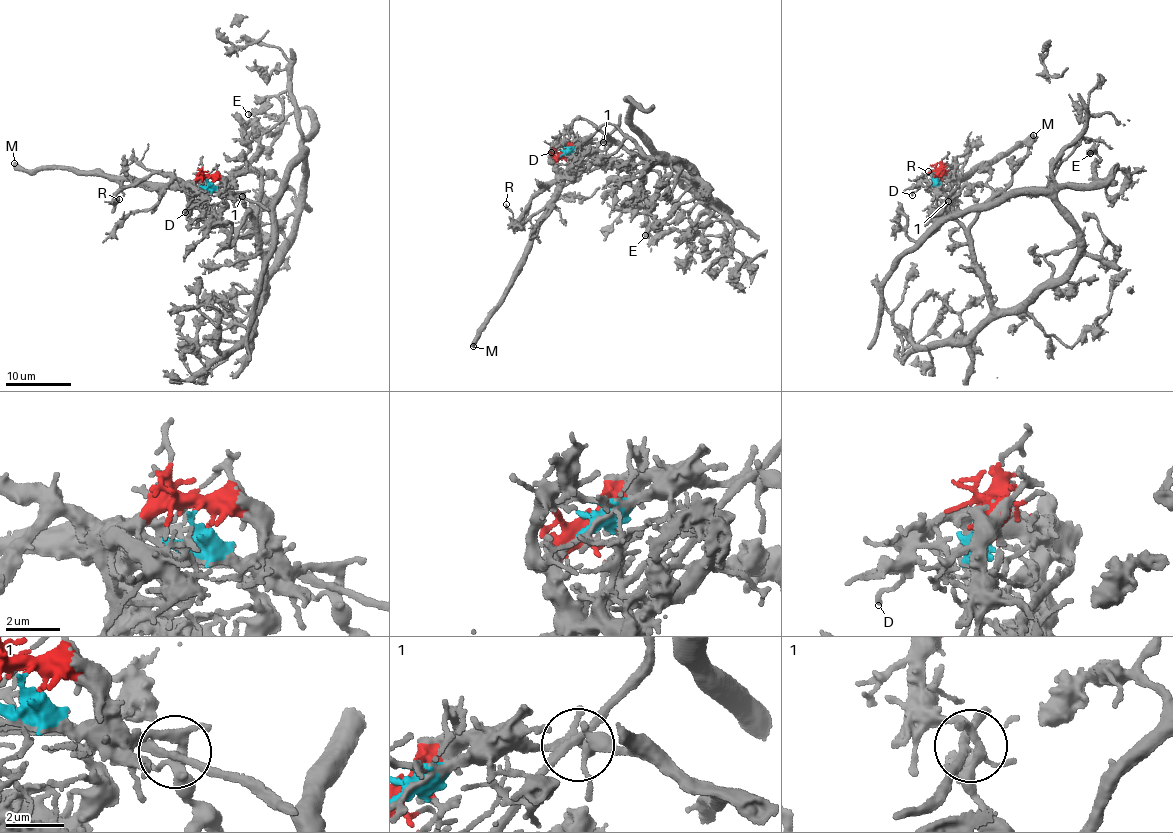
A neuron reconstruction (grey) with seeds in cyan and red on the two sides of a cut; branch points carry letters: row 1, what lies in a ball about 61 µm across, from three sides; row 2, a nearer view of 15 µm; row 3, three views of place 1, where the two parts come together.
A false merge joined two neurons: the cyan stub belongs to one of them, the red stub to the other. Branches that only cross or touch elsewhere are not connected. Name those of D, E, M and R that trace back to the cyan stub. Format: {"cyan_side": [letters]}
{"cyan_side": ["E"]}

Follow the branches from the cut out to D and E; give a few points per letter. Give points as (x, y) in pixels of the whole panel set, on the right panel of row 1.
D: (936, 172), (935, 169), (926, 175), (912, 196)
E: (936, 173), (988, 300), (1014, 309), (1065, 273), (1077, 249), (1053, 167), (1081, 137), (1093, 143), (1090, 152)

